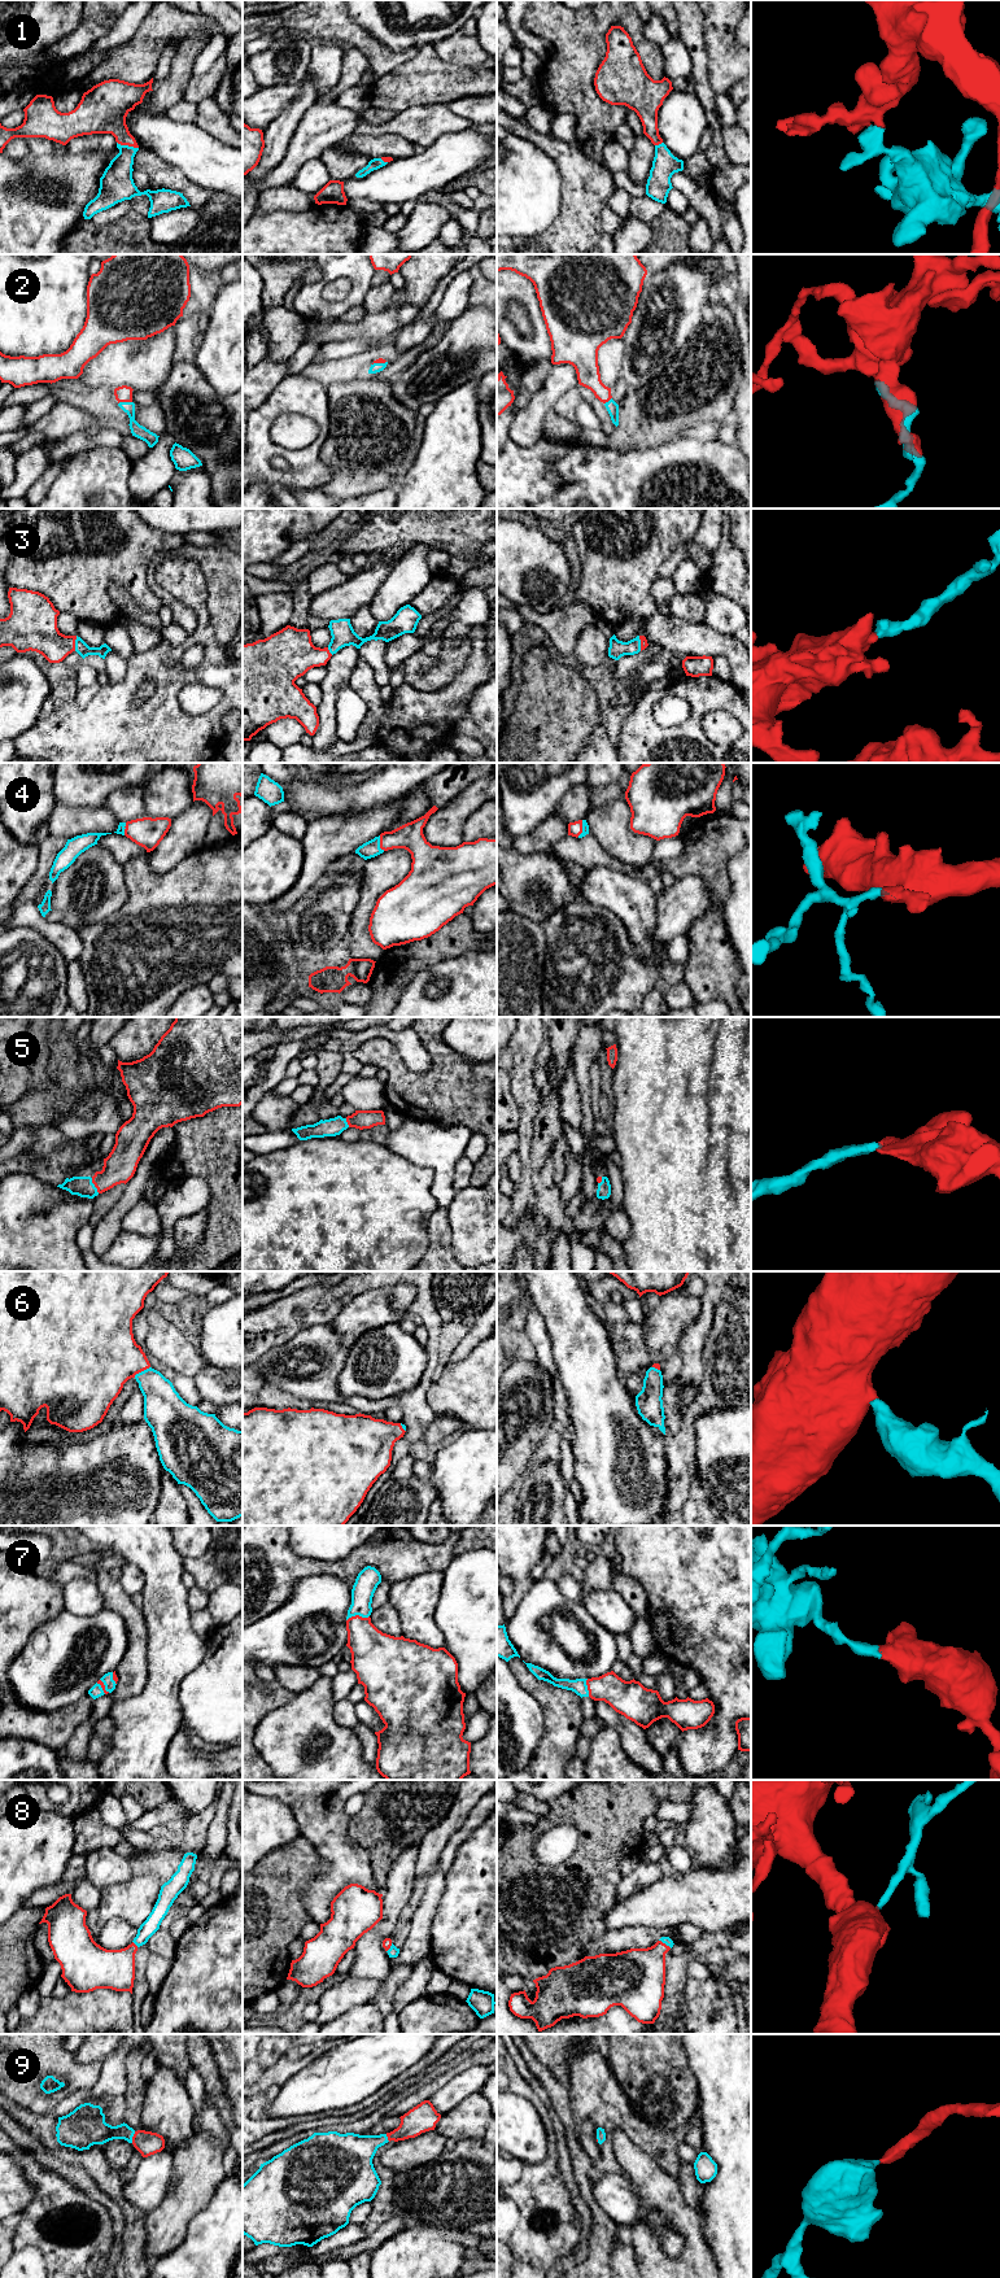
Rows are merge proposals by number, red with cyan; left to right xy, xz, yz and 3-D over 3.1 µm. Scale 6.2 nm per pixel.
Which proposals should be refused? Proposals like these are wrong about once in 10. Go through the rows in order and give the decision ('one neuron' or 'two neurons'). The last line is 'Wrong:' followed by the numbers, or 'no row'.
1: one neuron
2: one neuron
3: one neuron
4: one neuron
5: one neuron
6: one neuron
7: one neuron
8: one neuron
9: one neuron
Wrong: no row

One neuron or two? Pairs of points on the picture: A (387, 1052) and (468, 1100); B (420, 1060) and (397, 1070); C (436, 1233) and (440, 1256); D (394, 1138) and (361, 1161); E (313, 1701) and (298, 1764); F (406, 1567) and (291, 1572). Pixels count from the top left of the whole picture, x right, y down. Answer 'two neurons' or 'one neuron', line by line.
A: one neuron
B: two neurons
C: one neuron
D: two neurons
E: one neuron
F: one neuron

